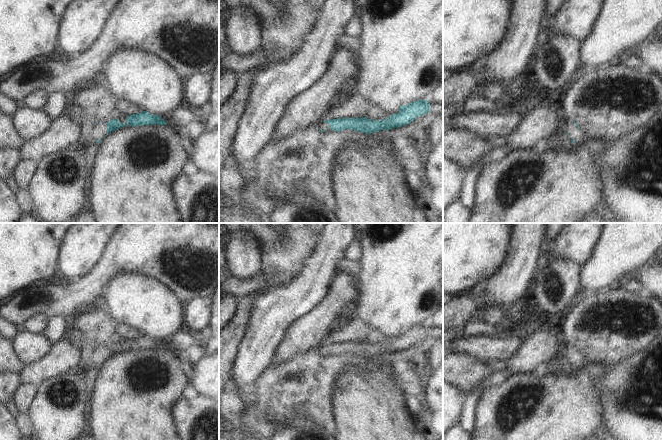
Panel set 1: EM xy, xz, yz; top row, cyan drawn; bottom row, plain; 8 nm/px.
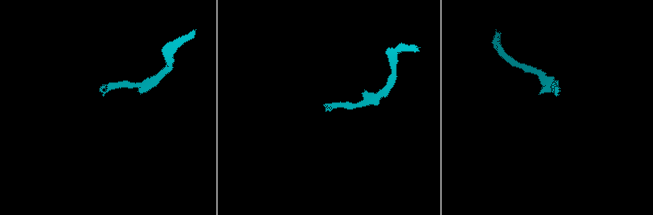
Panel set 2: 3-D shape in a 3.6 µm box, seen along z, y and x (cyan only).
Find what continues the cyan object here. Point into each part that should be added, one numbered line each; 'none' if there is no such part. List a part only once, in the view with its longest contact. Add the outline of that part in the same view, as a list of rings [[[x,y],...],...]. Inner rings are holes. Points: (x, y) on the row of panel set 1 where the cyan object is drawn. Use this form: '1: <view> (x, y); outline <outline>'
1: xy (97, 131); outline [[[99,121],[91,128],[84,130],[84,133],[80,137],[79,144],[85,148],[87,145],[93,142],[97,142],[99,139],[102,139],[106,135],[106,133],[107,123],[105,121]]]

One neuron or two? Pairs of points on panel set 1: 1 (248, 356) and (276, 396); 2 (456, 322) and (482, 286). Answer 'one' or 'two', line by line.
1: two
2: one

